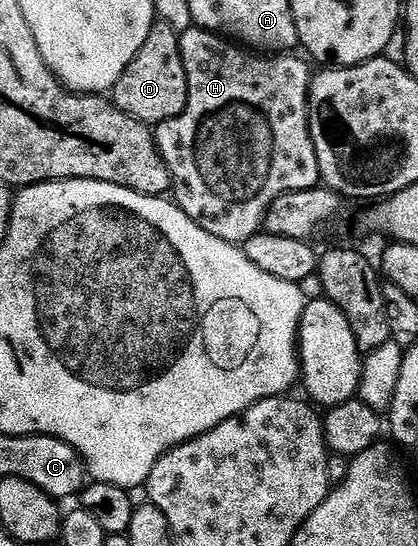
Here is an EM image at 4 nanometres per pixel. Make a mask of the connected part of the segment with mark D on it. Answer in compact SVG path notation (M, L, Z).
M165 22L152 25L152 33L146 38L142 50L120 79L114 102L125 114L149 126L183 114L188 106L188 75L184 69L184 53L180 50L180 36L171 25Z

